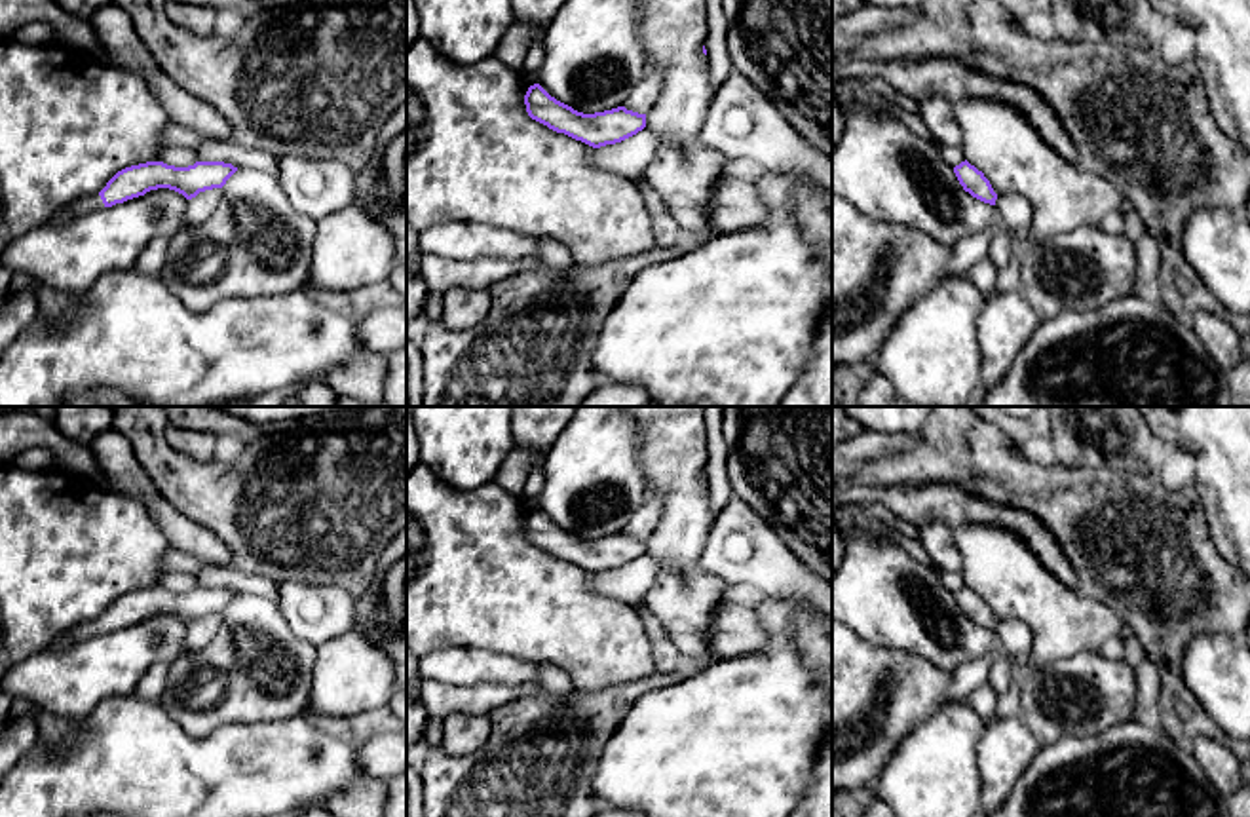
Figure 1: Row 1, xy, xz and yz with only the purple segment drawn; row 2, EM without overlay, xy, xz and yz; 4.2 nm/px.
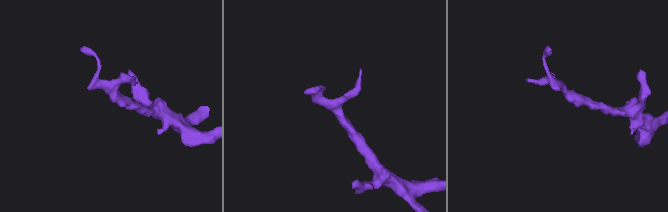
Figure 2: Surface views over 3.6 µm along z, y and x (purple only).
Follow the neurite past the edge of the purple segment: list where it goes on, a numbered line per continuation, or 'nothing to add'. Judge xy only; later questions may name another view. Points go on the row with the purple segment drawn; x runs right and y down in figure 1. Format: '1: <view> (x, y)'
1: xy (86, 206)

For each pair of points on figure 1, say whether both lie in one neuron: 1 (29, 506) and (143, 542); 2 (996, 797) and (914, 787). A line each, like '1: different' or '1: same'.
1: same
2: different

